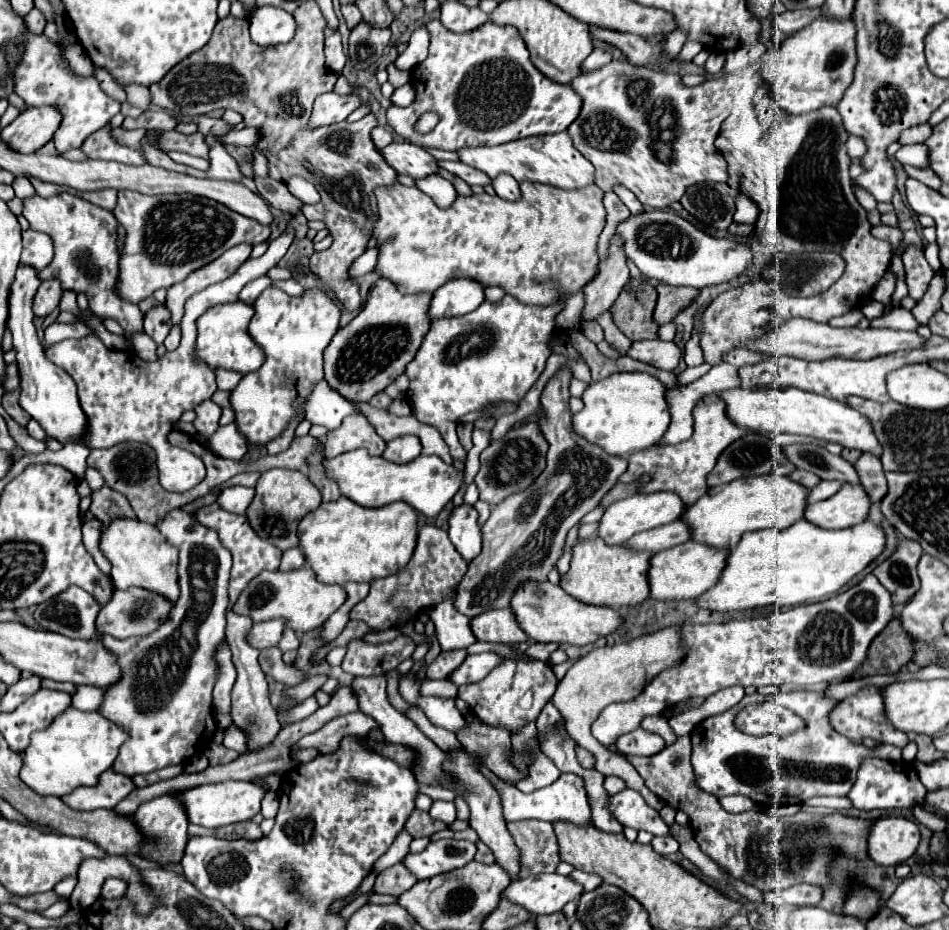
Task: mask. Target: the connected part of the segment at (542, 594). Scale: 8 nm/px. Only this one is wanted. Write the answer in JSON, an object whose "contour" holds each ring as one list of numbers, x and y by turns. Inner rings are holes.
{"contour":[[551,582,523,584,515,592,515,596,511,600,511,608,513,608,519,624,527,632,527,636,535,642,557,642,557,644,567,642,567,644,575,644,575,646,585,646,585,644,593,644,599,638,613,634,623,624,619,610,609,608,609,606,583,604,583,602,575,600,573,596,569,596,563,588,553,586]]}

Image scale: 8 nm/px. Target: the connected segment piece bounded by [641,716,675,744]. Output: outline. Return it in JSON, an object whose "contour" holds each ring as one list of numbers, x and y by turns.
{"contour":[[647,716,647,718,641,722,641,726,643,726,645,730,649,730,649,732,655,732,655,734,663,736,667,744,673,744,673,742,675,742,671,726,669,726,667,720,661,718,661,716]]}

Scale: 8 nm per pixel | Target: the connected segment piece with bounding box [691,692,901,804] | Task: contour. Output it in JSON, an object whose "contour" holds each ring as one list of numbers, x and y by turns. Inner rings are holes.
{"contour":[[775,692,771,696,773,702,777,702,783,708,793,710,805,720,805,728,797,730,791,736,743,736,733,720,735,716,747,706,755,702,763,702,765,696,761,694,751,694,745,696,739,704,729,708,723,714,711,716,699,724,699,728,693,732,693,772,697,778,697,786,705,790,707,794,713,794,717,798,731,796,731,794,741,794,751,798,753,802,761,804,773,798,777,804,801,804,813,796,847,796,849,790,855,784,857,770,865,758,879,758,879,760,901,760,901,748,891,746,891,744,877,744,875,748,867,748,863,744,855,744,849,738,843,738,839,732,835,732,829,726,828,715,837,706,837,702,823,692]]}

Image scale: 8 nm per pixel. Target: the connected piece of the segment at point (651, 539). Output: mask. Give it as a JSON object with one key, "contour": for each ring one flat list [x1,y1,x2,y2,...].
{"contour":[[675,520,667,526,659,526,655,530,643,532,643,534,635,534,629,542,625,542,627,546,635,548,635,550,647,550,647,552,661,552,667,548,673,548,677,544,683,544,691,540,691,528,687,522,683,520]]}

